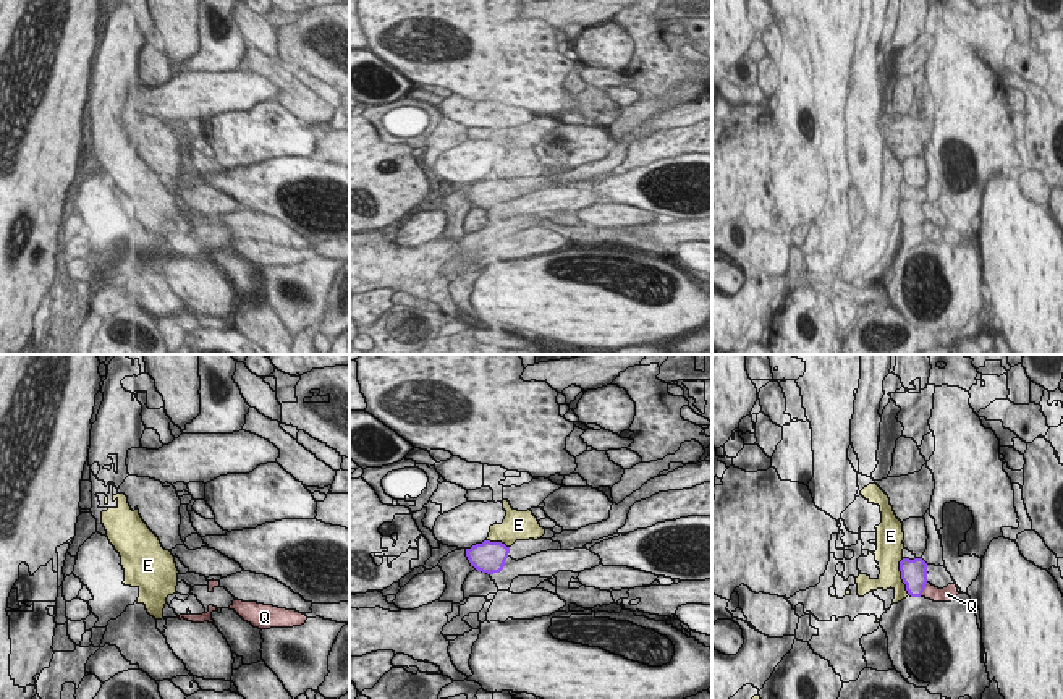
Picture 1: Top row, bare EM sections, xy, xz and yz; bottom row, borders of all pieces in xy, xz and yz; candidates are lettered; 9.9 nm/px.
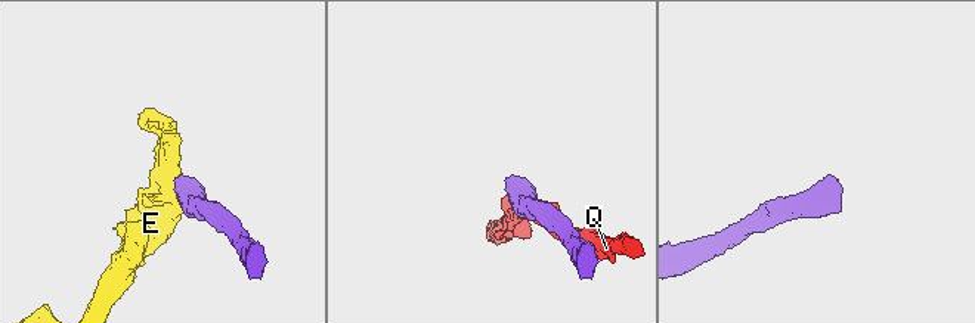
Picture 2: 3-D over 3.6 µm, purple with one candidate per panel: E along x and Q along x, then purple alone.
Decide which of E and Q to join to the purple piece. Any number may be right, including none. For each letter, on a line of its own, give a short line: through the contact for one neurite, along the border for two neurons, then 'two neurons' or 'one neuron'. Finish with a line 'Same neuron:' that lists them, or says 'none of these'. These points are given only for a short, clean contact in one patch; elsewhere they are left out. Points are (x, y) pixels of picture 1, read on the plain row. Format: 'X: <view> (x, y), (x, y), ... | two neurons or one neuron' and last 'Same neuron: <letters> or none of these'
E: yz (902, 196), (902, 219), (910, 232) | two neurons
Q: yz (927, 220), (919, 233) | two neurons
Same neuron: none of these

